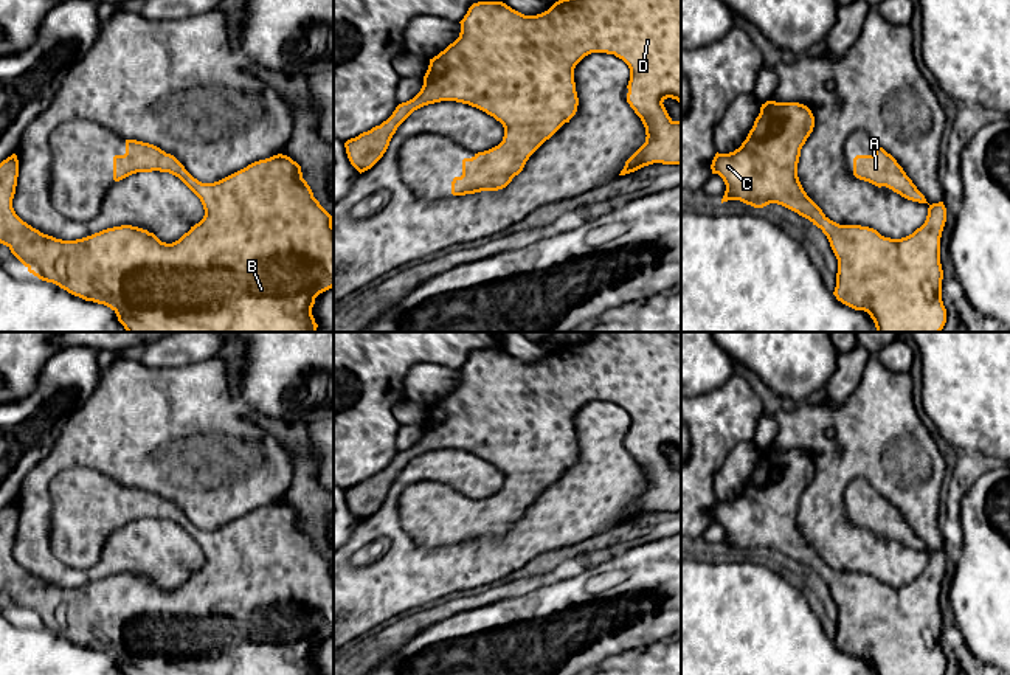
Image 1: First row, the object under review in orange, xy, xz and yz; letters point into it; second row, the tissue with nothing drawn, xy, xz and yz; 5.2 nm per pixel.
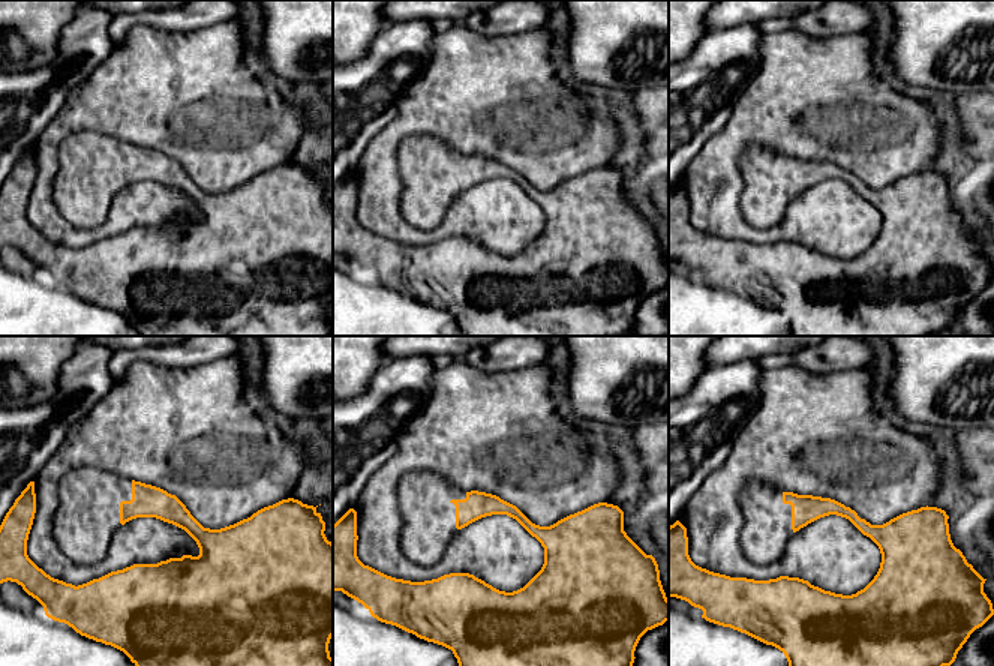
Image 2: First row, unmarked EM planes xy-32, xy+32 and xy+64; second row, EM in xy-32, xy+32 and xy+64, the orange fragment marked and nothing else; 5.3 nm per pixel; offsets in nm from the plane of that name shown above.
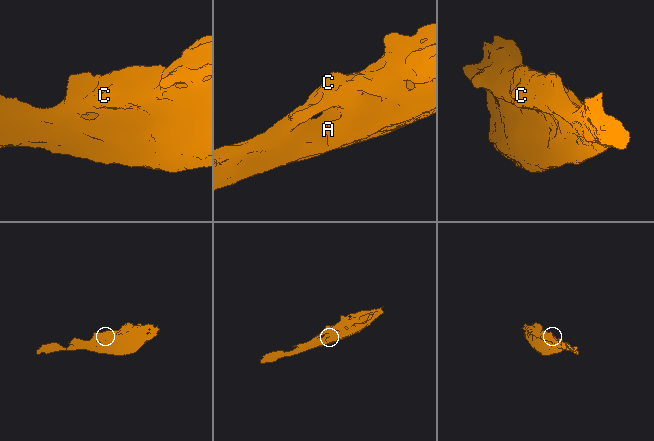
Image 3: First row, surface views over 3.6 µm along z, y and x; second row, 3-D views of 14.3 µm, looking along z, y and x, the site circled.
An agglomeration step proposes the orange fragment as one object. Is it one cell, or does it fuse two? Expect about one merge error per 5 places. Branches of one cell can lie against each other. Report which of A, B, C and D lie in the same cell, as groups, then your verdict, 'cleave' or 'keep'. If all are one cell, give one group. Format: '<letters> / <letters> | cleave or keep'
A B C D | keep

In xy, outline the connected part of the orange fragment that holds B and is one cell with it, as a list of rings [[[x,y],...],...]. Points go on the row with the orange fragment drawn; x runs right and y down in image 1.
[[[126,140],[126,154],[113,157],[115,182],[152,171],[178,177],[203,205],[203,219],[178,241],[166,244],[154,233],[132,225],[62,241],[40,233],[16,214],[12,199],[19,160],[12,154],[0,163],[0,244],[39,279],[110,307],[127,332],[316,332],[318,324],[312,315],[315,298],[334,287],[334,225],[332,216],[313,197],[296,161],[278,154],[219,182],[202,183],[174,155],[149,143]]]

